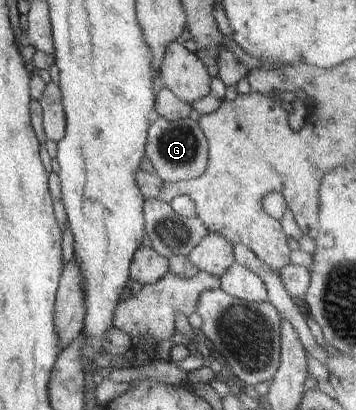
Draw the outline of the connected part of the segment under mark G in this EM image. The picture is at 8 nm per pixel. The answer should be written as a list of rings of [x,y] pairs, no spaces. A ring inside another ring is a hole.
[[[154,116],[147,131],[145,155],[162,182],[178,183],[196,179],[206,171],[209,147],[200,124],[191,118],[168,121],[164,117]]]

